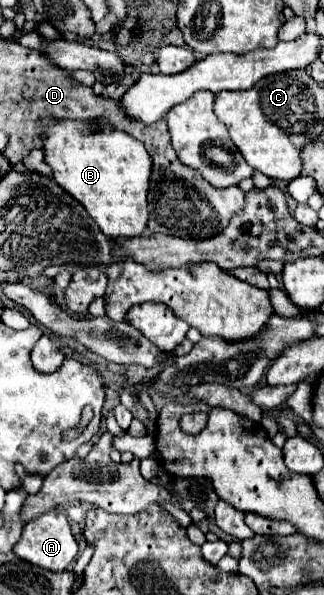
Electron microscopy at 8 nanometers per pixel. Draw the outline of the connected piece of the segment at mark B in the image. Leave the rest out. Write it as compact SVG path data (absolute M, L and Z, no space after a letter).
M59 120L47 128L43 154L45 162L53 168L55 182L83 204L107 238L125 240L145 232L149 216L147 194L153 166L151 156L139 140L109 126L99 128L97 132L91 120Z

